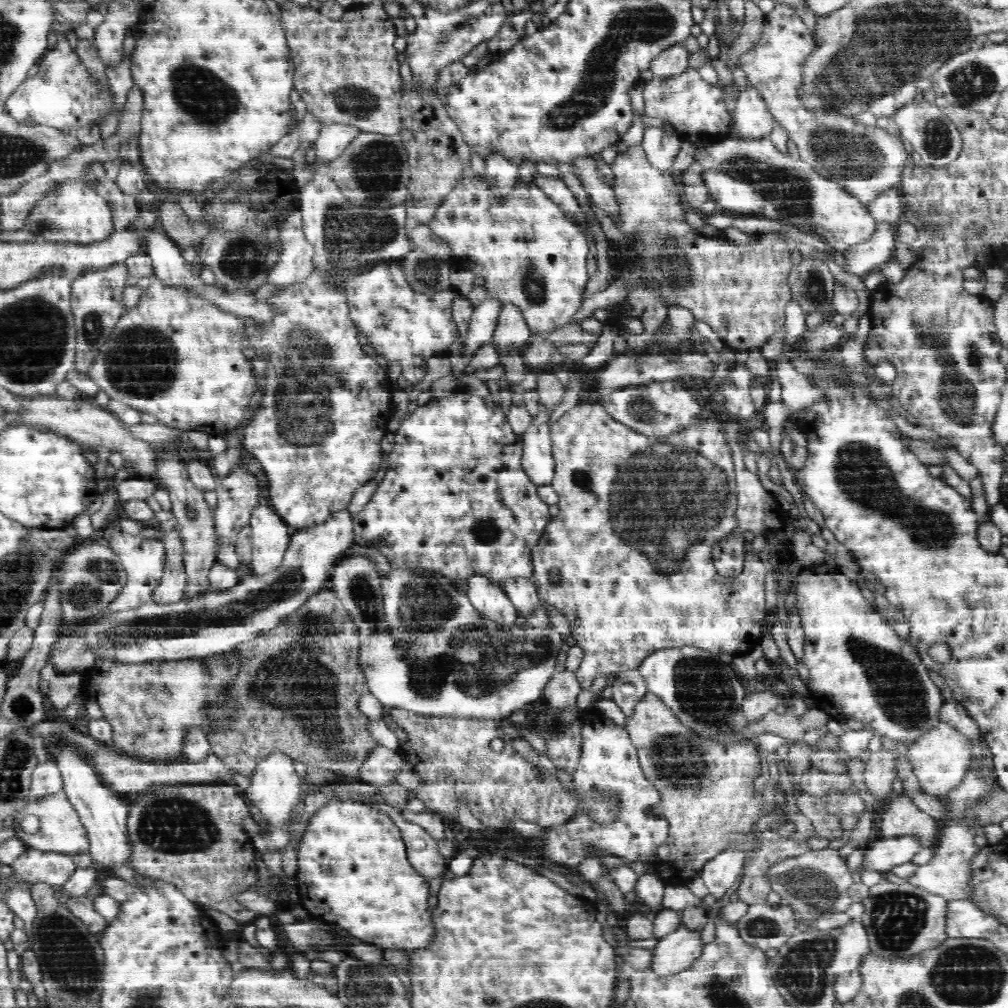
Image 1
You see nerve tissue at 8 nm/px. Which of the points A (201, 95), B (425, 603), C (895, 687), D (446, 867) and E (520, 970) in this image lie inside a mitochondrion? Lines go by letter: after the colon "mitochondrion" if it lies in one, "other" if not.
A: mitochondrion
B: mitochondrion
C: mitochondrion
D: other
E: other

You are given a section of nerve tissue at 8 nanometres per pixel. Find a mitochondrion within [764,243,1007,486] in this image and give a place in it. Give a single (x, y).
(956, 402)

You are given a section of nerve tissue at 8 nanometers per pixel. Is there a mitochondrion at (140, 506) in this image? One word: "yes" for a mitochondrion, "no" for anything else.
no

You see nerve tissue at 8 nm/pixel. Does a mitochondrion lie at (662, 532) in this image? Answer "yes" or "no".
yes

